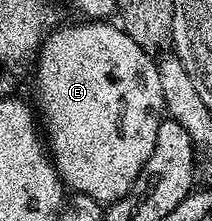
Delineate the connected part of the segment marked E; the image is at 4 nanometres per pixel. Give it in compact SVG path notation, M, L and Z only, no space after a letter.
M110 21L78 22L82 23L70 23L67 27L62 27L59 31L52 32L51 35L49 32L48 37L42 40L42 46L36 56L36 66L32 71L32 79L34 75L34 91L38 94L36 111L40 116L41 126L44 128L44 139L48 144L50 157L54 161L54 170L58 172L63 184L71 192L87 195L95 199L97 203L109 205L120 197L124 197L128 193L128 189L132 189L140 169L144 169L148 157L152 157L158 130L164 118L164 93L161 92L160 73L158 72L155 56L149 51L140 49L140 45L136 45L136 41L132 41L132 37L128 37L128 33L123 31L121 26L114 24L113 27Z

